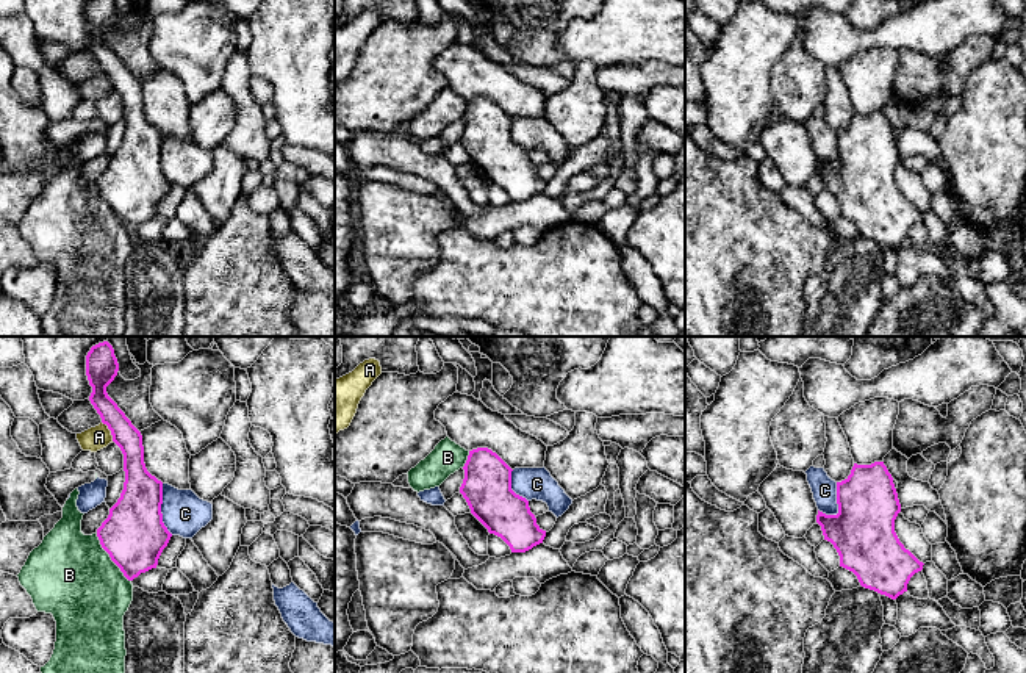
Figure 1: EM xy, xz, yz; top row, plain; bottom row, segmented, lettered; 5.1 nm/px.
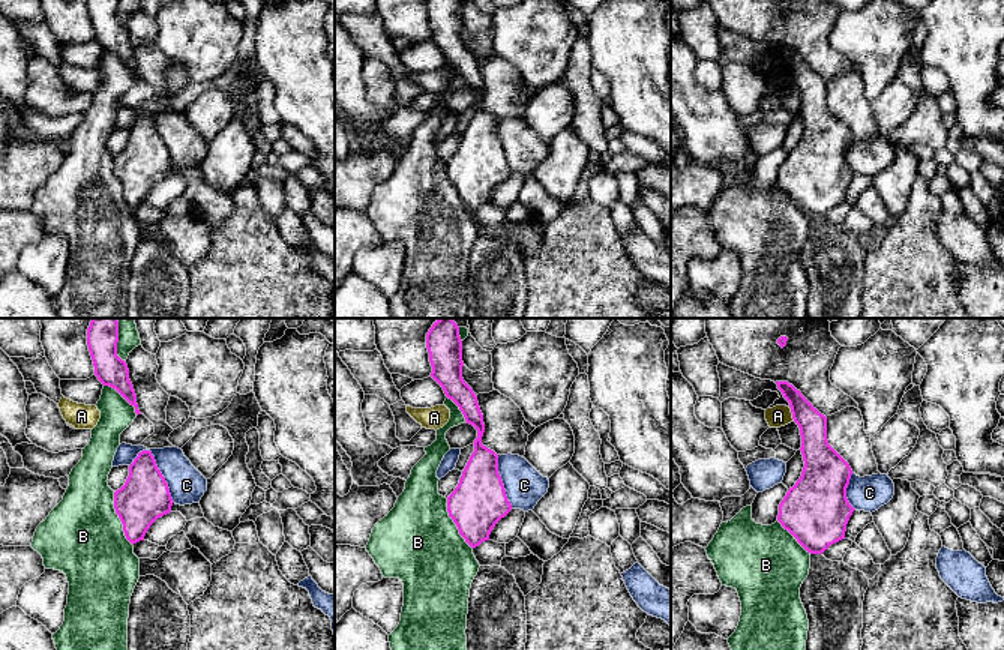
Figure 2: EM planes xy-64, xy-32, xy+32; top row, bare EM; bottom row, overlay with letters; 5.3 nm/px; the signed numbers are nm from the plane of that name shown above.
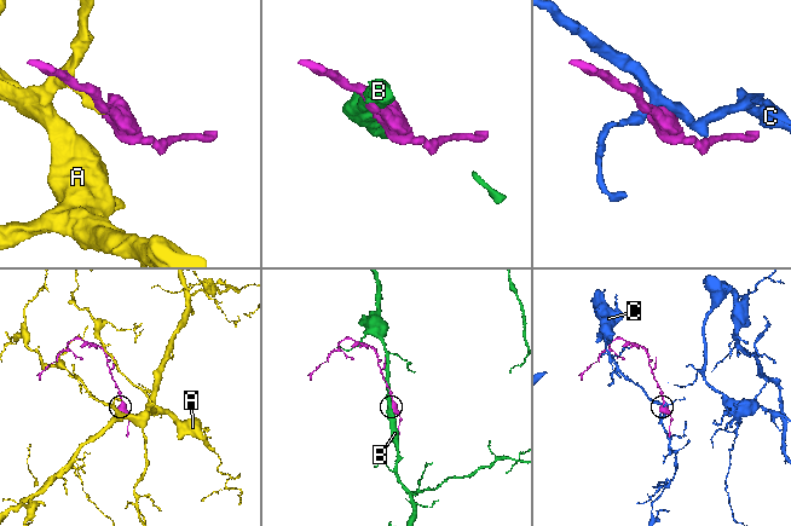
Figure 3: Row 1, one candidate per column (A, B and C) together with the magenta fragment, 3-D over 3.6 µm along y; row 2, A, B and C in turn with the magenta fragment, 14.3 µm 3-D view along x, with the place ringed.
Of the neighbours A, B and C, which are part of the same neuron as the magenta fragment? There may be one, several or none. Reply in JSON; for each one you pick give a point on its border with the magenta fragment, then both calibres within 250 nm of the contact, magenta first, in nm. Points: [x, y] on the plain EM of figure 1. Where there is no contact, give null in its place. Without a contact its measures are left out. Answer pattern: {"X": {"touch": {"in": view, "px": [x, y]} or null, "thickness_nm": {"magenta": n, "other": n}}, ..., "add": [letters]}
{"add": []}

